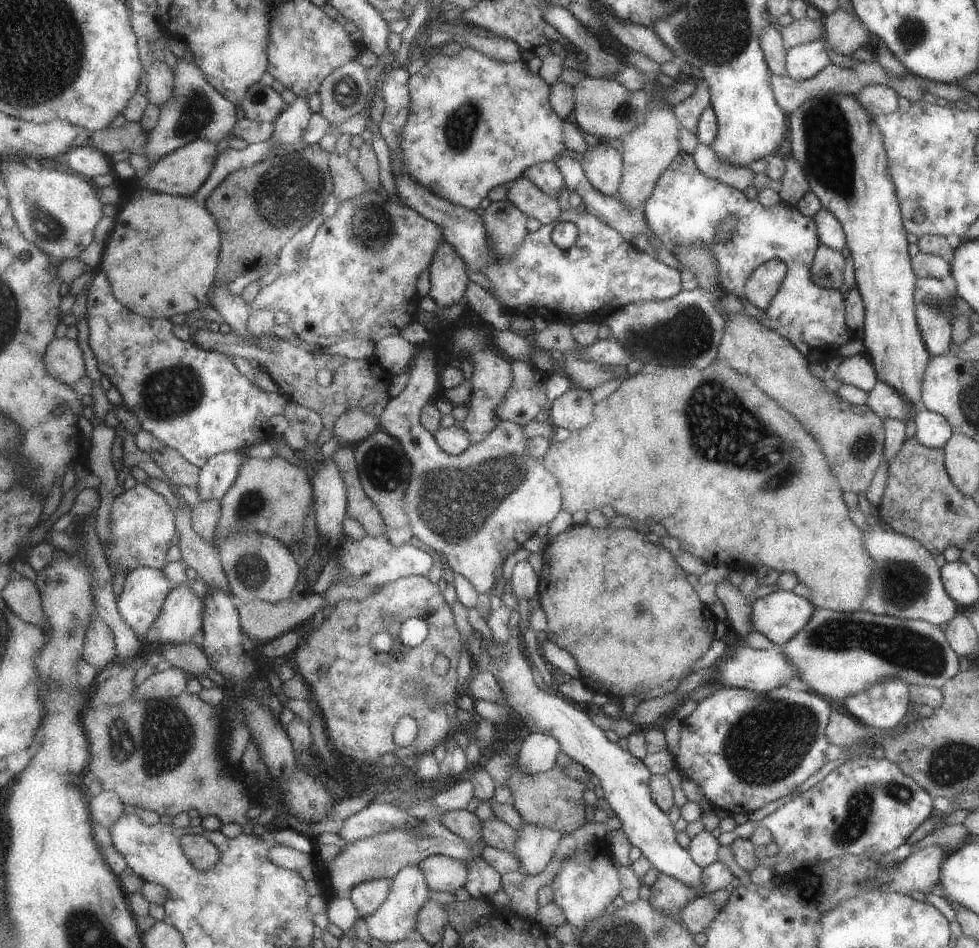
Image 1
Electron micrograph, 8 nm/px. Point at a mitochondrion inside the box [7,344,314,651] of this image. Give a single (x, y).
(171, 393)

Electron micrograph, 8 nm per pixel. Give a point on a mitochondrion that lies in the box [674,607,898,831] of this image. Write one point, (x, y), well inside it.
(767, 745)

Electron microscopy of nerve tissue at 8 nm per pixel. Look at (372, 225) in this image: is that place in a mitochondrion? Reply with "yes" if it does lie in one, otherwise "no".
yes

